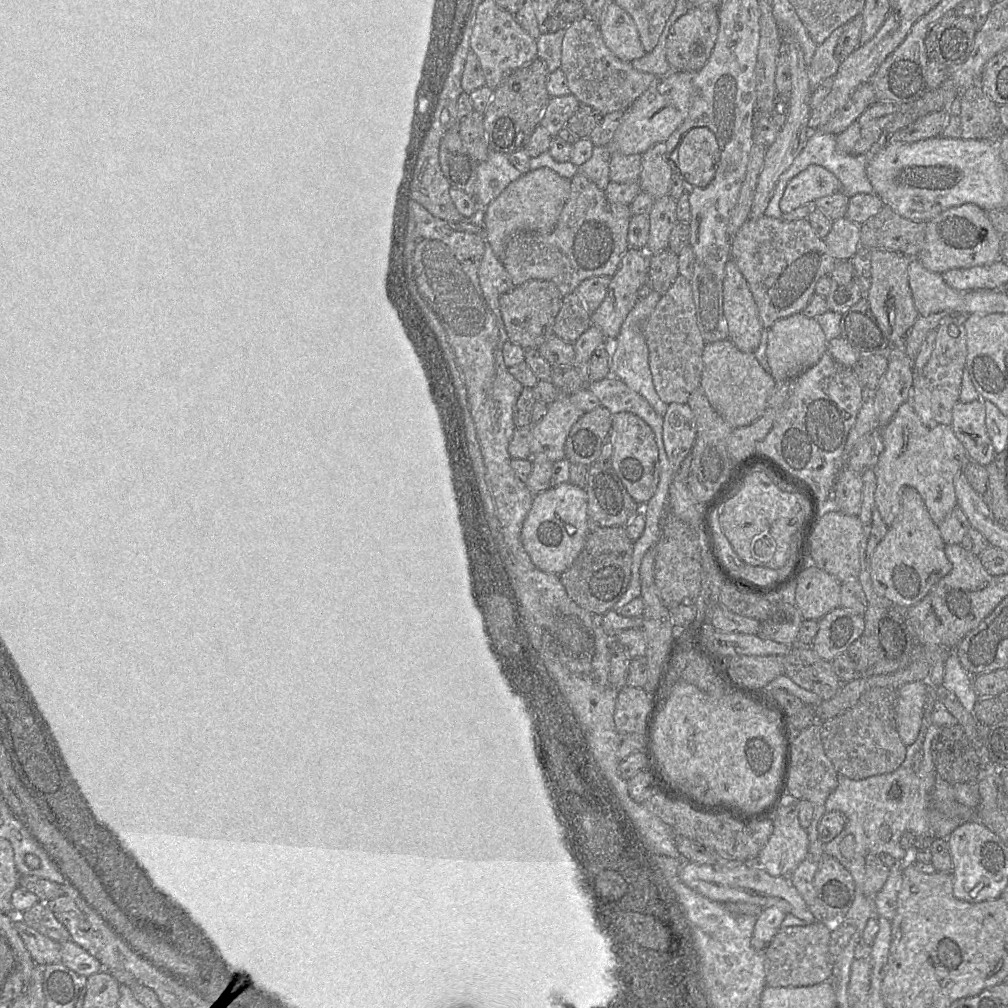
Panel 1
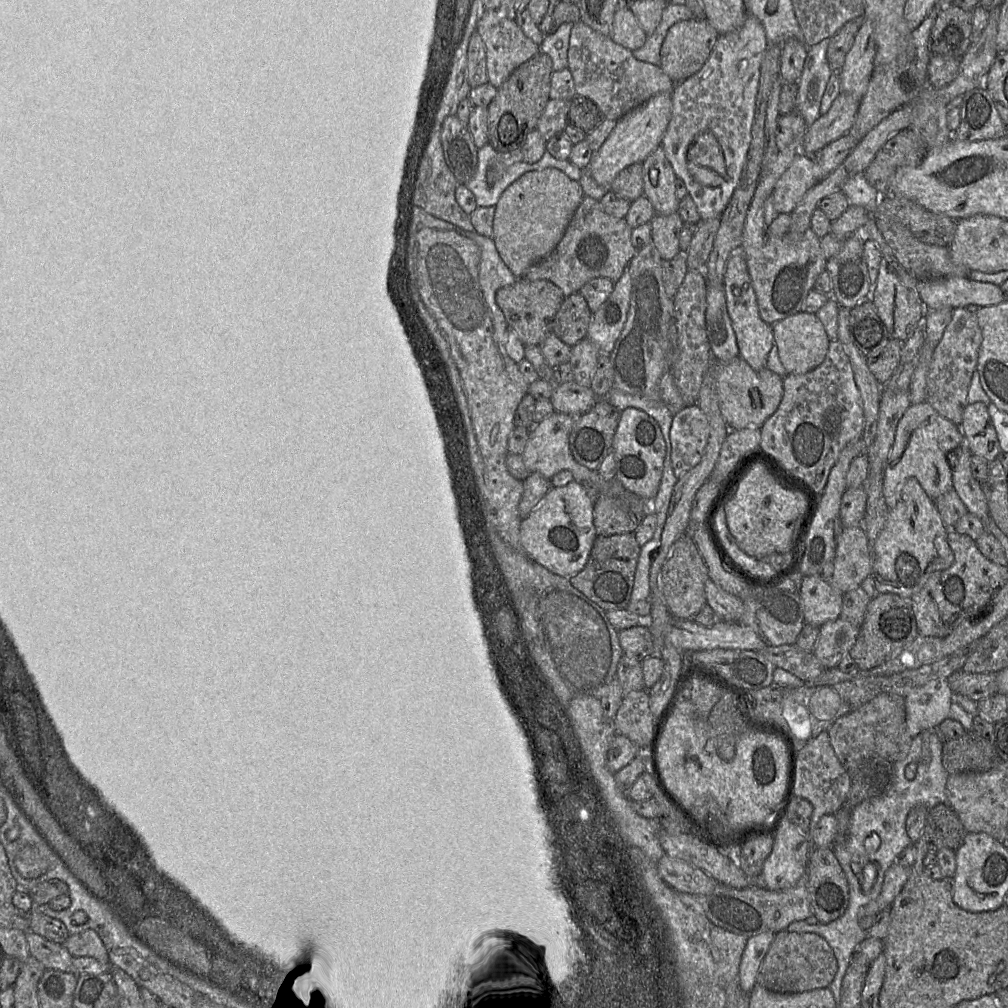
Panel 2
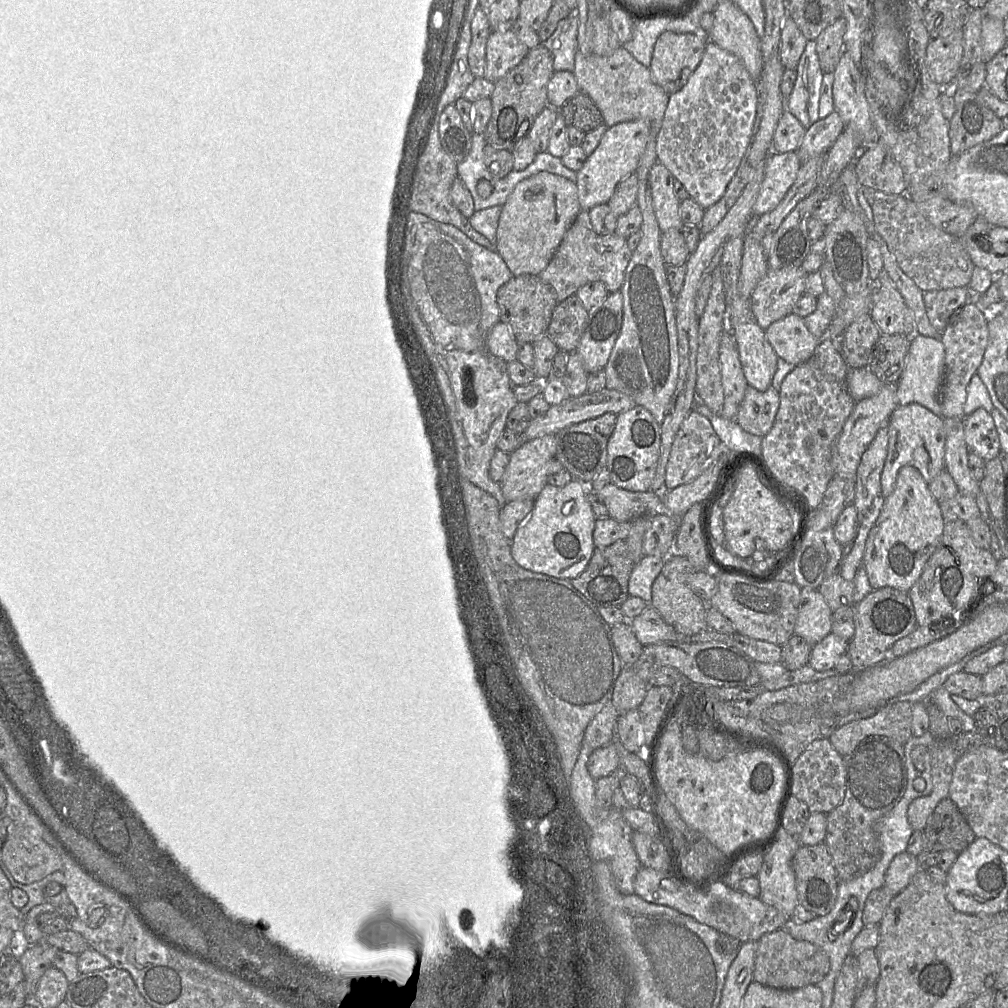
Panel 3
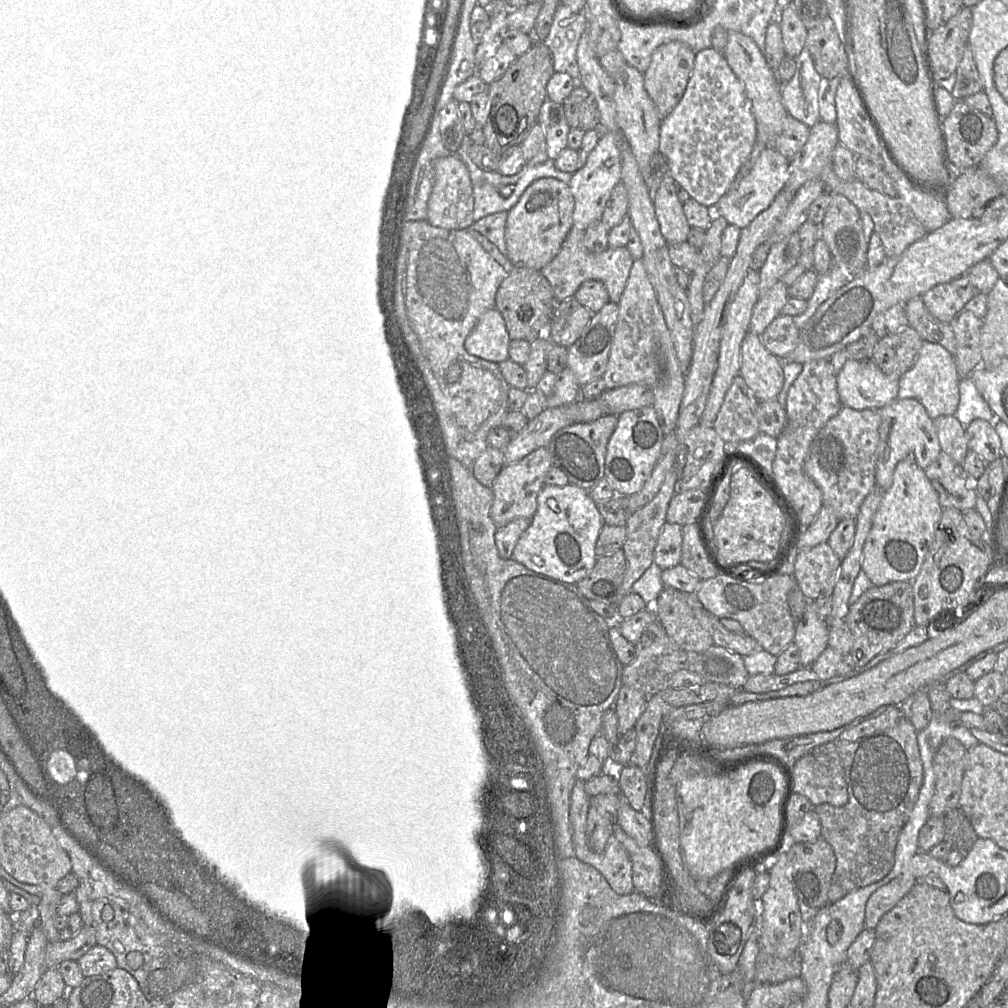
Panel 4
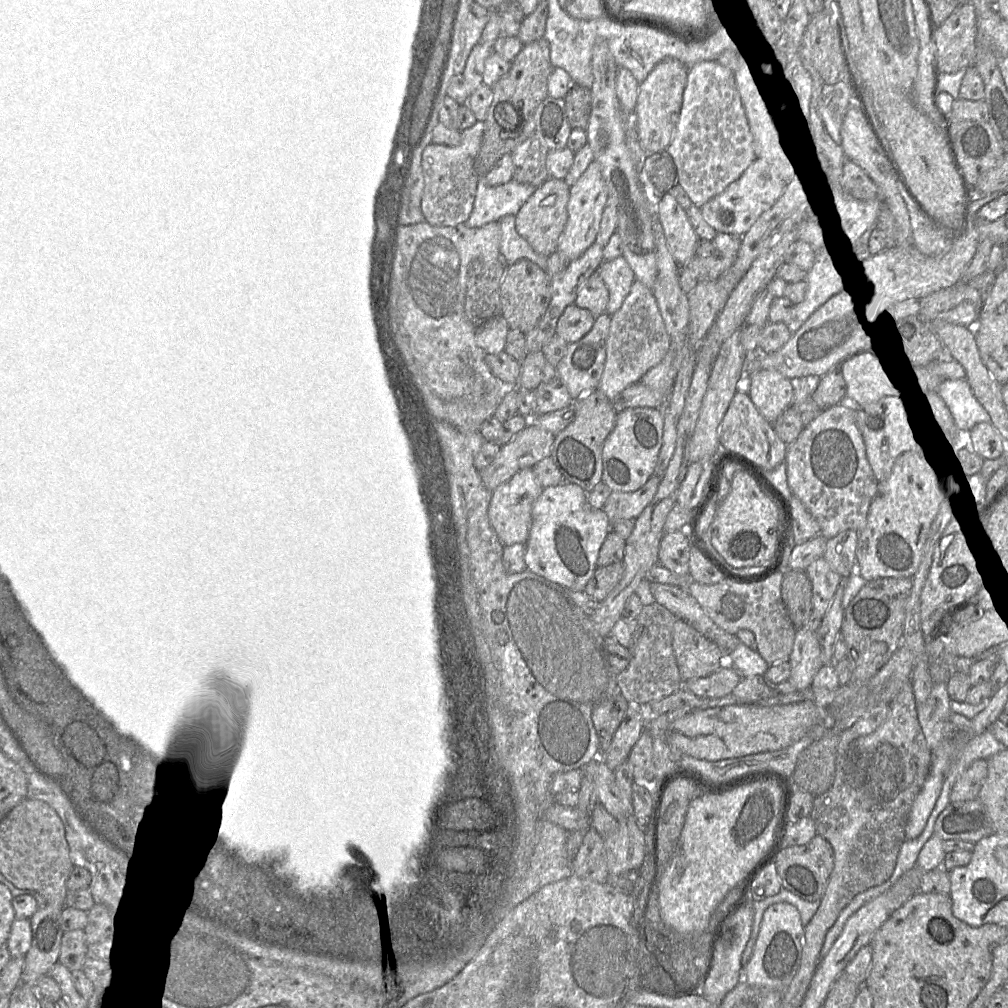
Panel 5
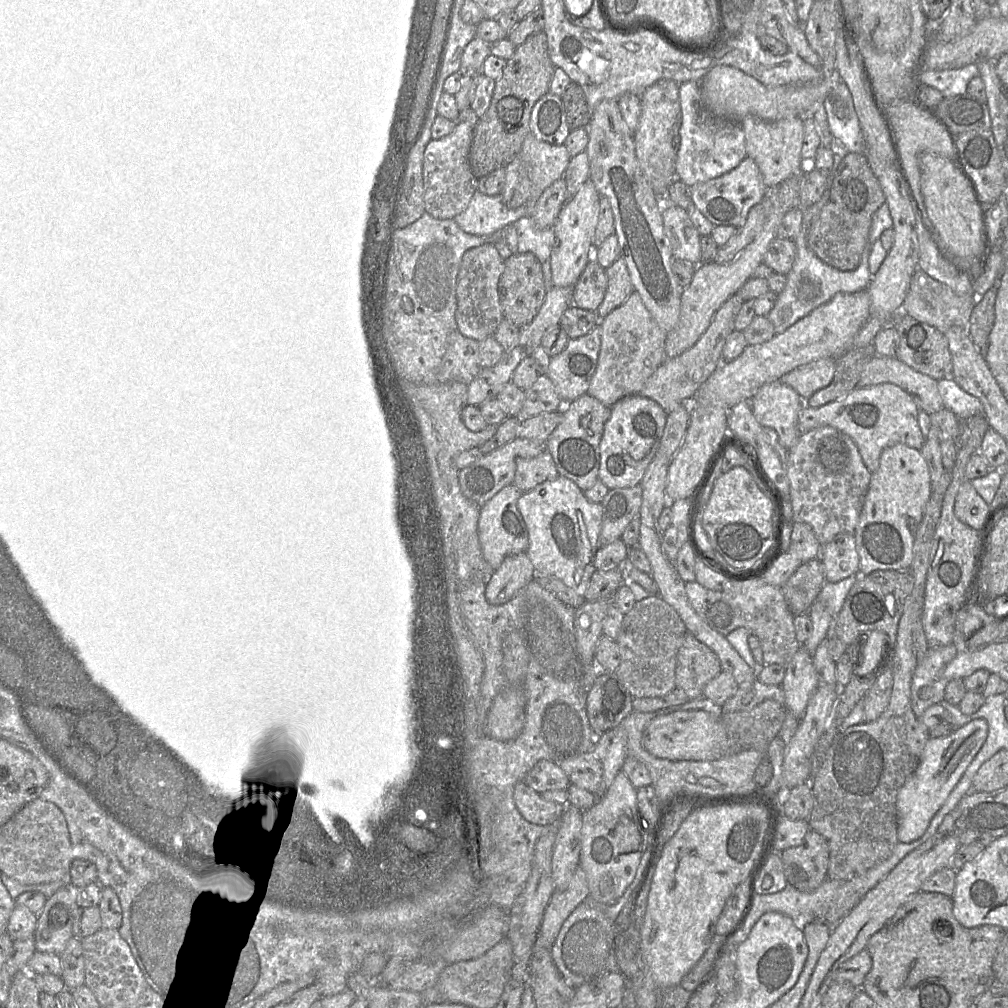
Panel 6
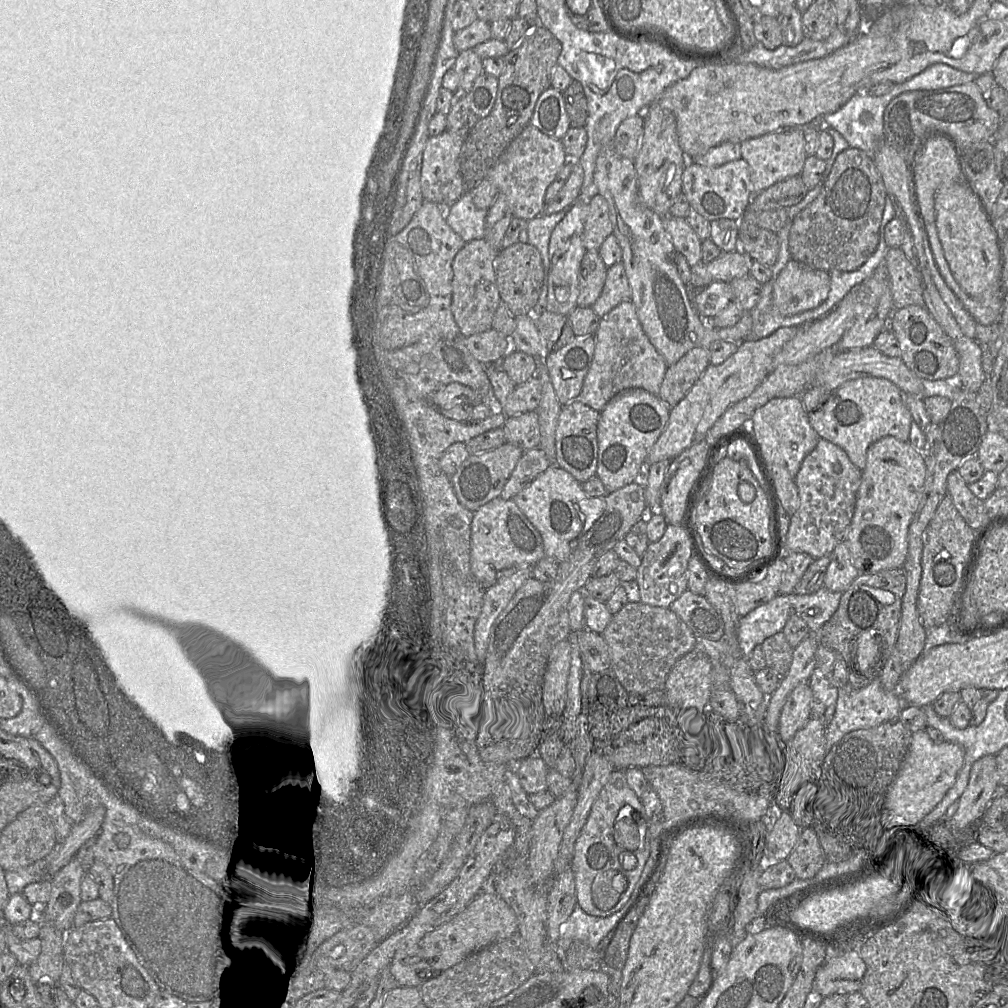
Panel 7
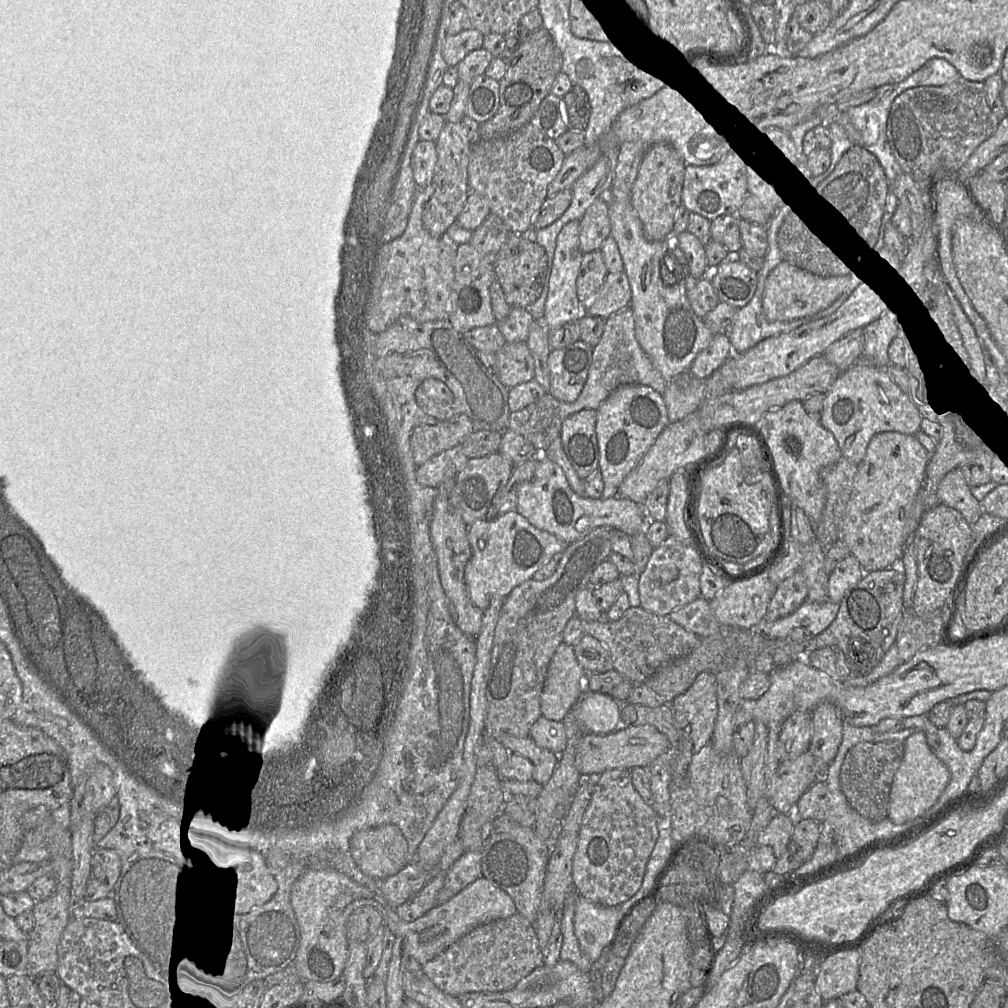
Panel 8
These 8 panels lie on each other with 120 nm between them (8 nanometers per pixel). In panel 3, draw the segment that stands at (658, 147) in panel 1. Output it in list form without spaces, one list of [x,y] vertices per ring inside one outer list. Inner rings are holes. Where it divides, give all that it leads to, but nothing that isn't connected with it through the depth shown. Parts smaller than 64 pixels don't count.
[[[659,161],[651,168],[649,182],[654,212],[661,232],[670,229],[681,231],[684,225],[680,217],[680,200],[674,191],[675,178]]]

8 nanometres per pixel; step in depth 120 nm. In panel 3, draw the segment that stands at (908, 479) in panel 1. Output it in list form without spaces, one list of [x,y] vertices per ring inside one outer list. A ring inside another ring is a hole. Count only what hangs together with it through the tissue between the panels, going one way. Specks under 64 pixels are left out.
[[[918,403],[898,406],[888,421],[888,434],[887,457],[881,474],[884,498],[893,493],[898,472],[903,466],[915,467],[928,484],[945,469],[946,433],[942,415],[936,415]]]

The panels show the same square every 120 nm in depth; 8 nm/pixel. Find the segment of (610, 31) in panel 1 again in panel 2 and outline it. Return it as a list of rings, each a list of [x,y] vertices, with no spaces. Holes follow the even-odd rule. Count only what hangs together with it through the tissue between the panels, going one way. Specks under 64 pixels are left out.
[[[621,4],[614,14],[610,37],[631,51],[641,48],[647,40],[647,34],[636,16],[628,7]]]

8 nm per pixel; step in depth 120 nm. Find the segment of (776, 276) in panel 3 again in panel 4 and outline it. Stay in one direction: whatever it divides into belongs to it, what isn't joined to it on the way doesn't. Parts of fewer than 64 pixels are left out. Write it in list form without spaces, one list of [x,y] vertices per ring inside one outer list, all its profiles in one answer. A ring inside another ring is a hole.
[[[781,280],[777,281],[758,298],[751,314],[749,330],[761,335],[767,326],[780,315],[788,298],[788,286]]]

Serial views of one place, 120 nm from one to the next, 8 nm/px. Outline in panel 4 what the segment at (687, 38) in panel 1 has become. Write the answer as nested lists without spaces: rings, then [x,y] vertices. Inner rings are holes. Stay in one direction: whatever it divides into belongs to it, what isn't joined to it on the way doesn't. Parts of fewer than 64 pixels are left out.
[[[681,41],[660,45],[652,54],[649,68],[644,73],[645,89],[664,119],[681,100],[695,65],[696,52]]]

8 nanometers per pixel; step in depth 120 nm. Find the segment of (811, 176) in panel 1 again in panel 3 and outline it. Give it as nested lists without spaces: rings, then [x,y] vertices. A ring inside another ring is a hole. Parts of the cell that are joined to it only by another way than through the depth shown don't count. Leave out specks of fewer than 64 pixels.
[[[798,151],[769,154],[765,161],[764,179],[753,205],[755,217],[778,206],[793,185],[802,164]]]

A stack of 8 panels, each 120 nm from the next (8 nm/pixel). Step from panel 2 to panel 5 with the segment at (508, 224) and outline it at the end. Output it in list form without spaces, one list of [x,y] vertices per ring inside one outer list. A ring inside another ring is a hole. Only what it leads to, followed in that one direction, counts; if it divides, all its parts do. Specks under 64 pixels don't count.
[[[547,178],[526,200],[515,215],[515,228],[538,254],[550,256],[557,249],[558,239],[567,221],[570,186],[563,179]]]

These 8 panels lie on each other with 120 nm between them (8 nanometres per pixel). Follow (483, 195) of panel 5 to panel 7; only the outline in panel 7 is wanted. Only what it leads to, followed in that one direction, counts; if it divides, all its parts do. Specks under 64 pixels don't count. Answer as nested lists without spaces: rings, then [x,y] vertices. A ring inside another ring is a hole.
[[[464,193],[446,209],[446,221],[464,242],[469,242],[484,238],[487,211],[475,206],[471,193]]]

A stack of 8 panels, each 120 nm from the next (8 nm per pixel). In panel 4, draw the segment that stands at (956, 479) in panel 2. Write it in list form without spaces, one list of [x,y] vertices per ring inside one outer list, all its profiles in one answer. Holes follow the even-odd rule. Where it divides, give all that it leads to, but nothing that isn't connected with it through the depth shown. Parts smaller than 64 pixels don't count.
[[[942,415],[935,418],[933,422],[942,451],[947,453],[960,467],[969,450],[966,427],[955,415]]]

